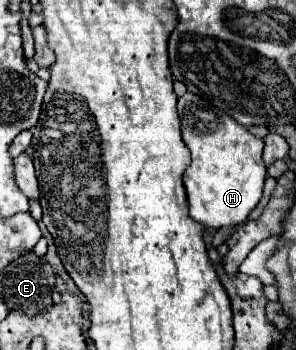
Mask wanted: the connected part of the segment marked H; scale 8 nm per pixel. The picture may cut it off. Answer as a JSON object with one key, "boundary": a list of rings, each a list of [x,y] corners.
{"boundary":[[[184,93],[178,97],[178,113],[182,121],[182,139],[192,153],[192,163],[184,173],[190,217],[204,229],[220,229],[240,225],[262,197],[266,165],[262,161],[262,139],[254,137],[246,127],[232,121],[224,111],[208,111],[208,101],[198,95]]]}

